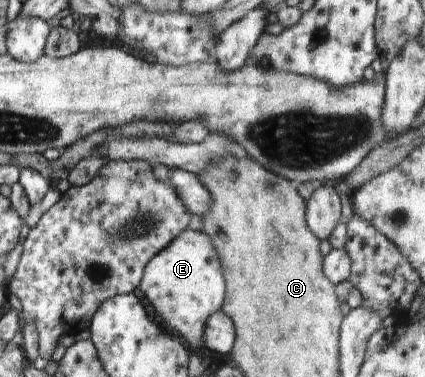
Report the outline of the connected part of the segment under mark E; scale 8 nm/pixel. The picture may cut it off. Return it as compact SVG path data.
M187 228L145 265L139 287L145 298L148 298L155 307L157 318L161 318L160 325L169 334L177 335L177 338L182 339L190 351L196 352L201 346L199 338L203 336L205 323L210 314L220 311L221 305L224 304L226 282L218 254L213 250L209 236L203 231Z

